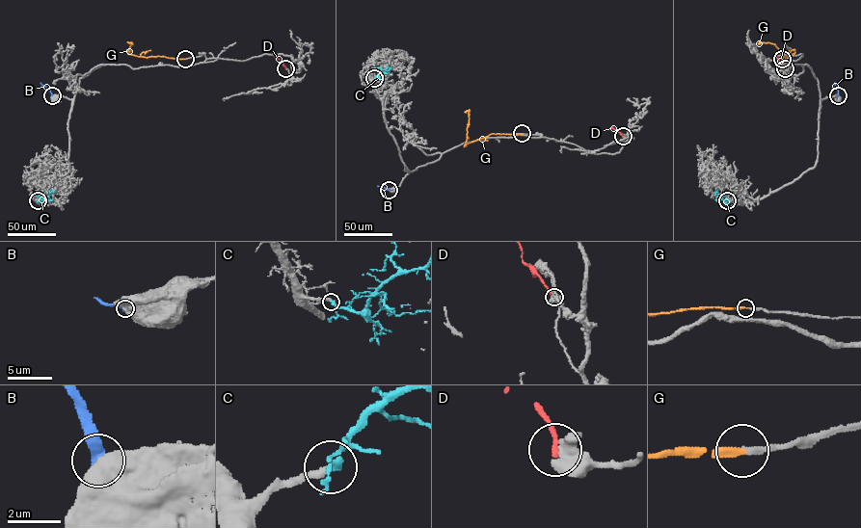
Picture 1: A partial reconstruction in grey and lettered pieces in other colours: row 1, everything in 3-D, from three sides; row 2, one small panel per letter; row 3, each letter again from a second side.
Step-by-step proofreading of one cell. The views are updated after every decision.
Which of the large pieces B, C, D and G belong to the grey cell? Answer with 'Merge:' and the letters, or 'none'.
Merge: C, G

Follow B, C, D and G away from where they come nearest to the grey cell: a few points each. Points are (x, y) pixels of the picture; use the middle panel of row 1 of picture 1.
B: (389, 190), (377, 186)
C: (374, 78), (388, 67), (391, 68)
D: (623, 136), (611, 126)
G: (522, 133), (492, 133), (464, 146), (469, 120), (468, 111), (464, 112)

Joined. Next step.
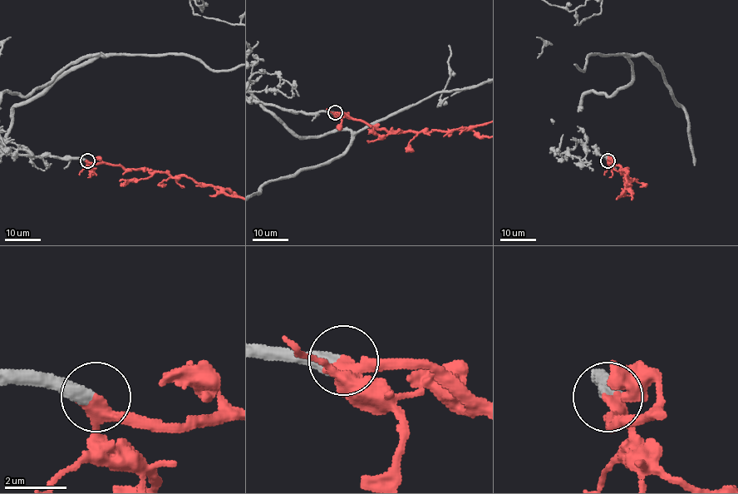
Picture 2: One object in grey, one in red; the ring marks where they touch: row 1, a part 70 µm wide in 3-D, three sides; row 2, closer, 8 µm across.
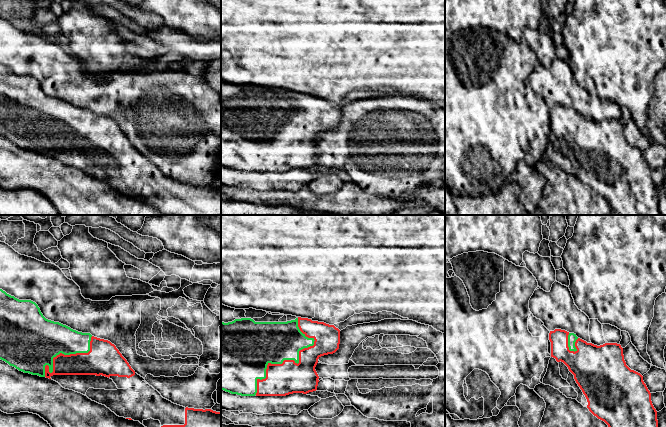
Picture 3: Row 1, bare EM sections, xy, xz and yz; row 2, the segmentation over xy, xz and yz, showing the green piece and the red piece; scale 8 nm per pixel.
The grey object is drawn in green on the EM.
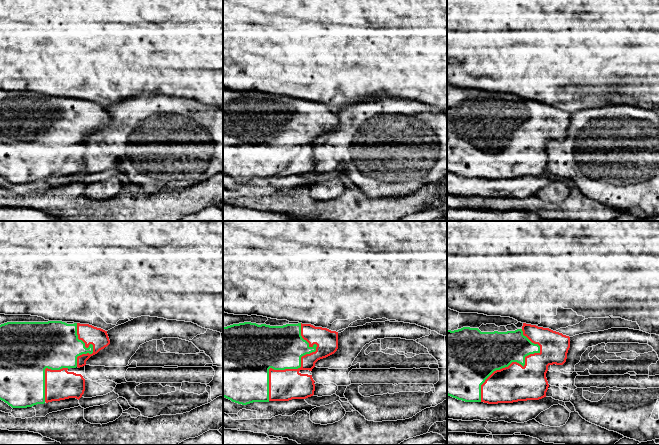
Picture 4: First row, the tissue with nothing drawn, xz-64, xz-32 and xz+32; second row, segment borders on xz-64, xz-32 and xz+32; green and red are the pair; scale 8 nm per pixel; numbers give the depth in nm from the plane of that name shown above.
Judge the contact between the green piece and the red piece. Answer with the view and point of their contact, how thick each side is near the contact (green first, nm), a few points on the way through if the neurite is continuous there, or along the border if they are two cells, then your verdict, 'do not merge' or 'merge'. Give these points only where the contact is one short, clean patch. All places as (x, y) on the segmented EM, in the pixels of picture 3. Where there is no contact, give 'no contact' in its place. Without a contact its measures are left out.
contact xz (293, 359); calibres 340 and 260 nm; merge

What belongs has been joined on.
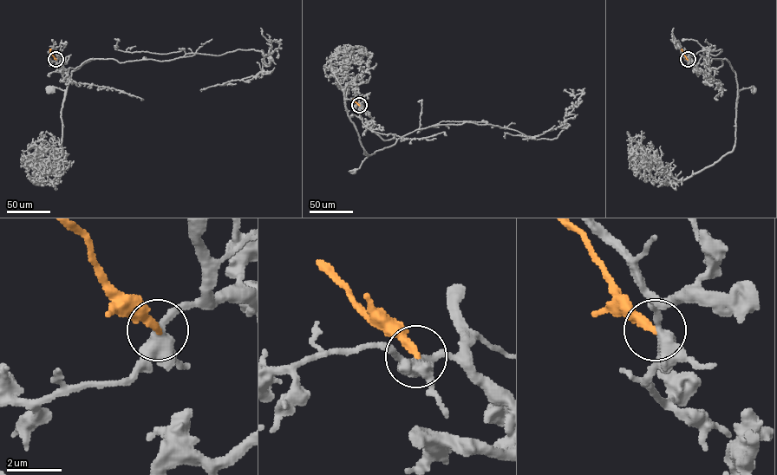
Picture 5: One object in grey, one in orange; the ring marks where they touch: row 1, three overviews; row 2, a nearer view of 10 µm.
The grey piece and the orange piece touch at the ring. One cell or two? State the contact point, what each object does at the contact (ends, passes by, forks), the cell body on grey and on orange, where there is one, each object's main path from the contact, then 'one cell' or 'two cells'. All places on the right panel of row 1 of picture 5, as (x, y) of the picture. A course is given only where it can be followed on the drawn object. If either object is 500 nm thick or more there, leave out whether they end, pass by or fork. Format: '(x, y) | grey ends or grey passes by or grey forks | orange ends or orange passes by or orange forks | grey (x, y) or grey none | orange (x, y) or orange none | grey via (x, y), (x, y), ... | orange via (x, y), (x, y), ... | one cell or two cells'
(688, 59) | grey passes by | orange ends | grey (754, 89) | orange none | grey via (688, 59), (708, 73), (722, 65), (721, 59), (726, 59), (735, 75), (738, 92), (754, 89) | orange via (688, 59), (682, 48) | two cells

